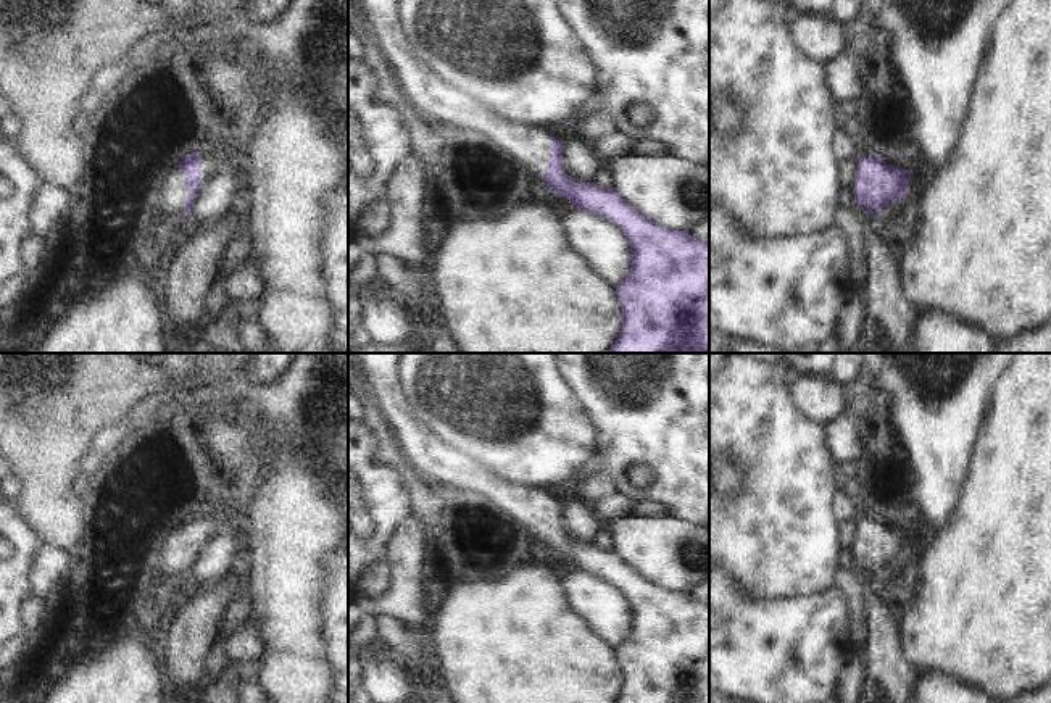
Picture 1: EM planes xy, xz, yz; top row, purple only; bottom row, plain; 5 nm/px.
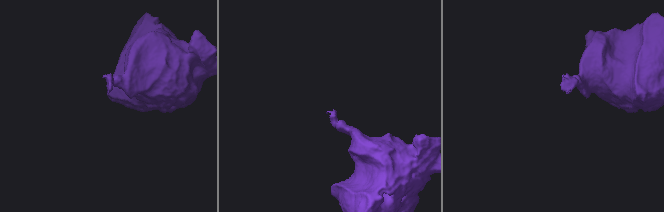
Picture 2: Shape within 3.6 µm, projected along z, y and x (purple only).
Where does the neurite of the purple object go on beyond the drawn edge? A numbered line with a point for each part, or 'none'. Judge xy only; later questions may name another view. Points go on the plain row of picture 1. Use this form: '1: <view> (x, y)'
1: xy (168, 552).

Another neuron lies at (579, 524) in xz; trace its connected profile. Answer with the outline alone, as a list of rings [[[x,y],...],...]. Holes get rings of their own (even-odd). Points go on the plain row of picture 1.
[[[571,498],[563,501],[563,527],[575,543],[595,543],[595,534],[601,526],[592,514],[592,503]]]

